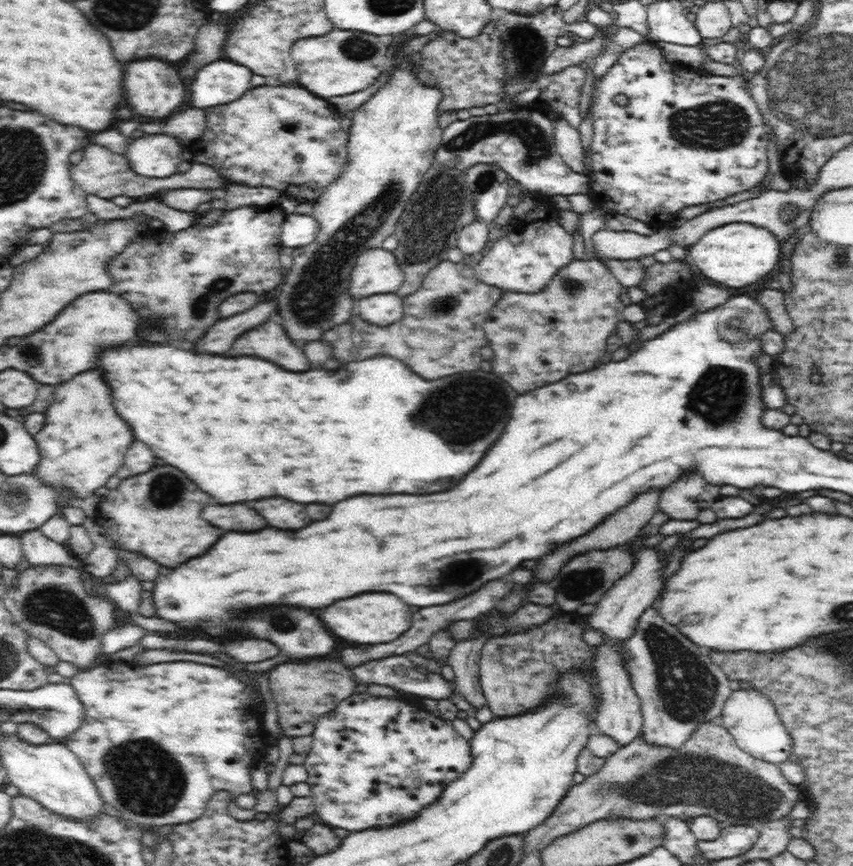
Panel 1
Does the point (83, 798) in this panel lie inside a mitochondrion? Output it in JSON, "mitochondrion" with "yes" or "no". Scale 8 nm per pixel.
{"mitochondrion":"no"}

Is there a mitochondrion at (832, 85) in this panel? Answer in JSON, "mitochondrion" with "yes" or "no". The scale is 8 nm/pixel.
{"mitochondrion":"yes"}

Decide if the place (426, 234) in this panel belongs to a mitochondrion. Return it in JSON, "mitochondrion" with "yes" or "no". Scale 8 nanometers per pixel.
{"mitochondrion":"yes"}

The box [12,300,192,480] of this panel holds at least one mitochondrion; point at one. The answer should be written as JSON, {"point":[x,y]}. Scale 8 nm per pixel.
{"point":[32,353]}

